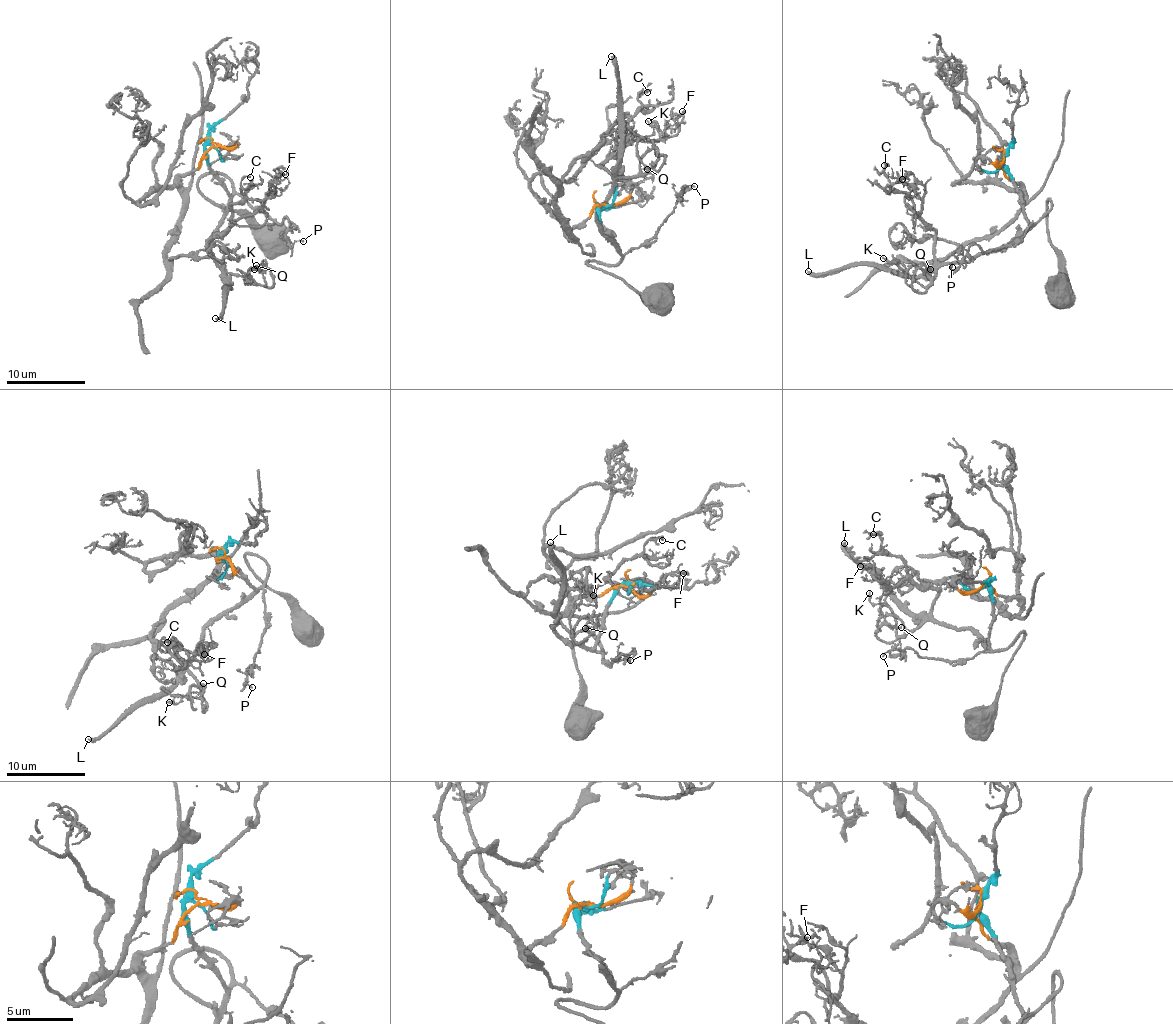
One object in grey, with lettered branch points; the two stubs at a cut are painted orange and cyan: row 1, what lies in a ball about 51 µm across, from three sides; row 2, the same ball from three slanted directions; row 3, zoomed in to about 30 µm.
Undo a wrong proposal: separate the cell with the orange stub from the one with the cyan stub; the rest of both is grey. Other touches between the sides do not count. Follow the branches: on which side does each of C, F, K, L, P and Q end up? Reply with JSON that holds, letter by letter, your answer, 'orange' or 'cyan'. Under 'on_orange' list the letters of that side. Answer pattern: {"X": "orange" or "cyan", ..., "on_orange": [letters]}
{"C": "cyan", "F": "cyan", "K": "cyan", "L": "cyan", "P": "cyan", "Q": "cyan", "on_orange": []}

